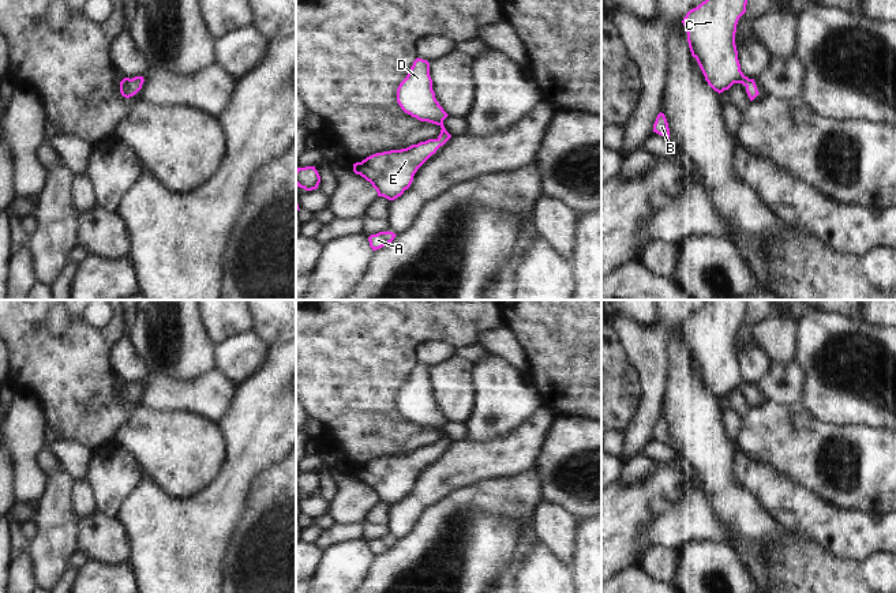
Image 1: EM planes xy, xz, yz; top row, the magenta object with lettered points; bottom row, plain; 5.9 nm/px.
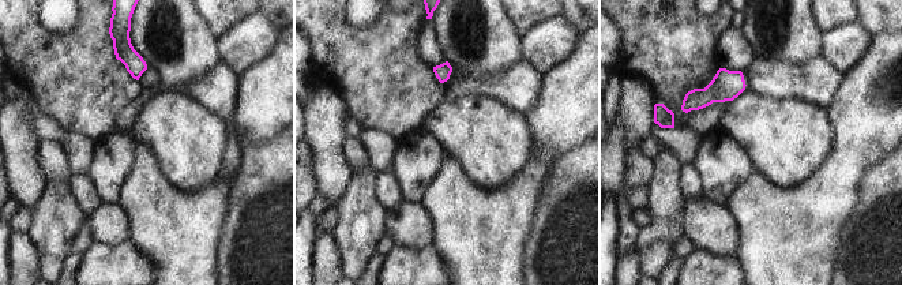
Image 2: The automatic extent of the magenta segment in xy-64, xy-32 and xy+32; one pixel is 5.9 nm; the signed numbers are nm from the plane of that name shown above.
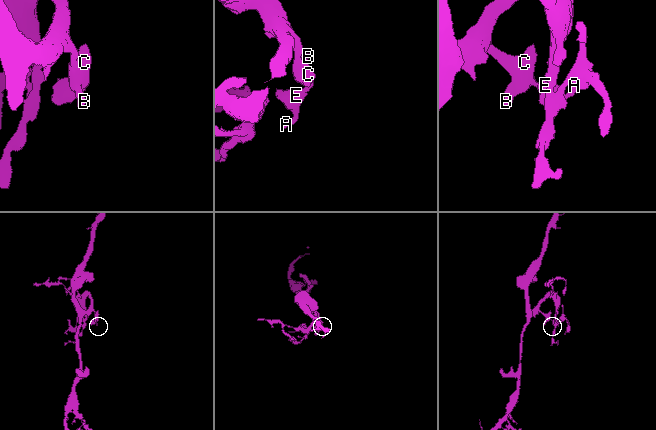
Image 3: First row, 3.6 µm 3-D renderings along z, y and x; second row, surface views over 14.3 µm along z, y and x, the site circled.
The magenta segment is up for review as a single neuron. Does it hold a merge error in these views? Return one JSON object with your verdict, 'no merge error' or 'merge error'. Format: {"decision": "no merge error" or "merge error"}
{"decision": "no merge error"}

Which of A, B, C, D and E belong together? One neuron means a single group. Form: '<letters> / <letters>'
A B C D E

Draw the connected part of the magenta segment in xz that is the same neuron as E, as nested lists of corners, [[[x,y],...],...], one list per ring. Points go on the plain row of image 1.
[[[417,363],[413,367],[413,371],[410,372],[406,383],[397,394],[397,408],[405,419],[416,423],[420,427],[436,429],[442,435],[436,444],[428,444],[401,455],[376,458],[367,462],[361,468],[353,469],[353,477],[370,487],[376,495],[378,502],[383,502],[389,506],[394,506],[401,502],[404,496],[410,492],[417,474],[451,443],[443,431],[443,425],[449,420],[443,416],[435,404],[435,398],[432,395],[432,384],[430,382],[430,368],[427,365]]]

